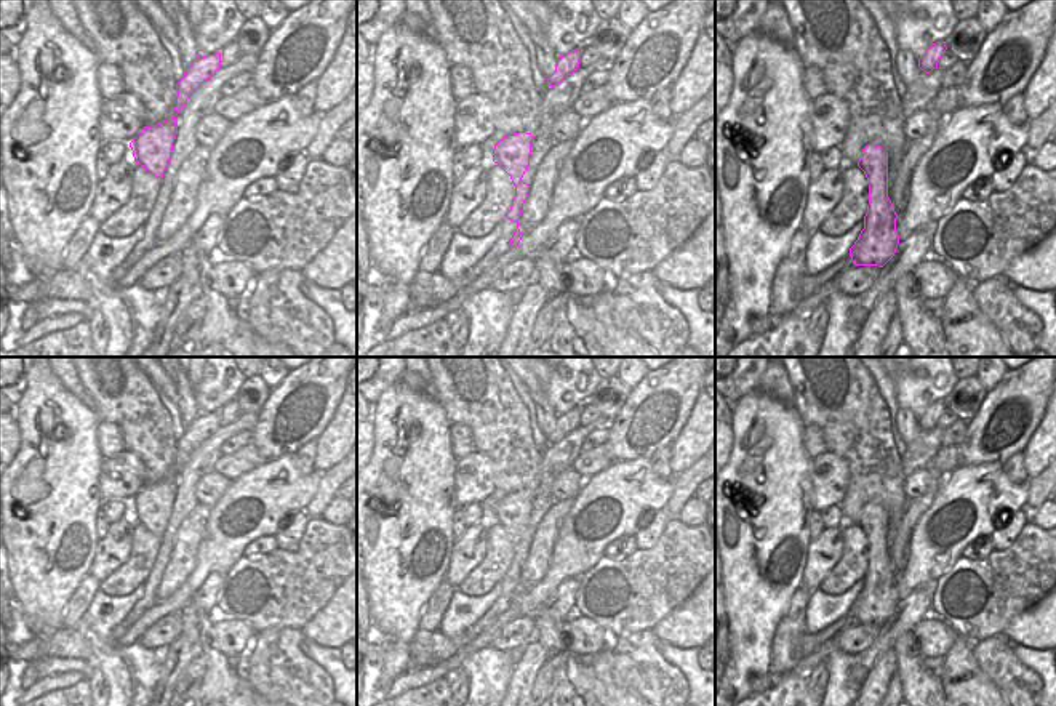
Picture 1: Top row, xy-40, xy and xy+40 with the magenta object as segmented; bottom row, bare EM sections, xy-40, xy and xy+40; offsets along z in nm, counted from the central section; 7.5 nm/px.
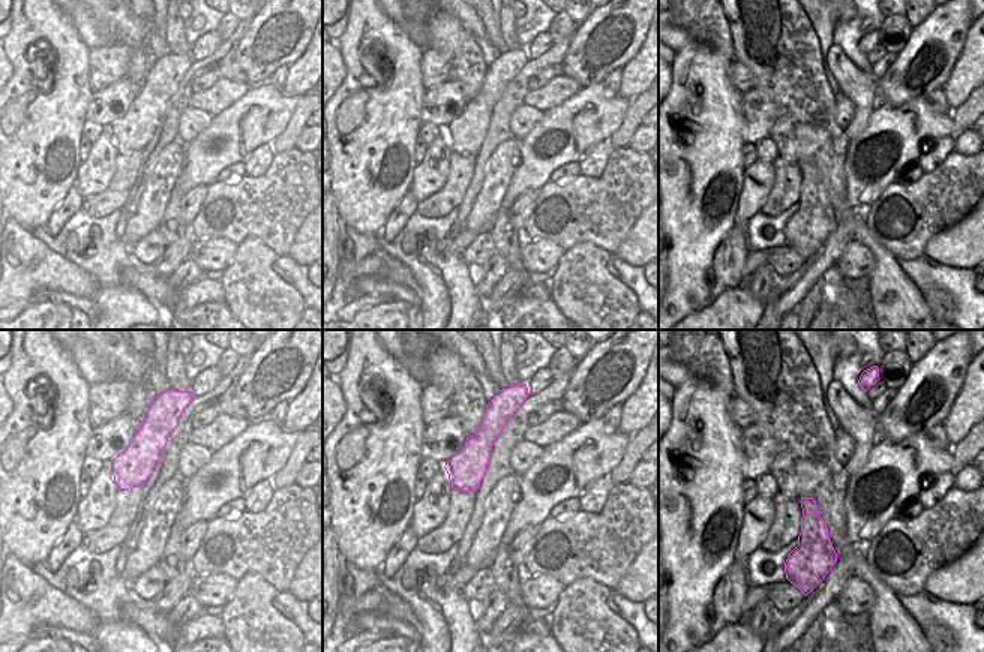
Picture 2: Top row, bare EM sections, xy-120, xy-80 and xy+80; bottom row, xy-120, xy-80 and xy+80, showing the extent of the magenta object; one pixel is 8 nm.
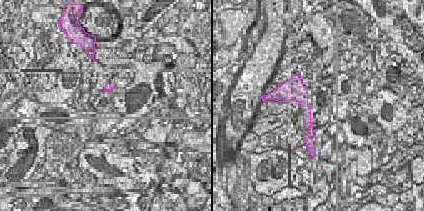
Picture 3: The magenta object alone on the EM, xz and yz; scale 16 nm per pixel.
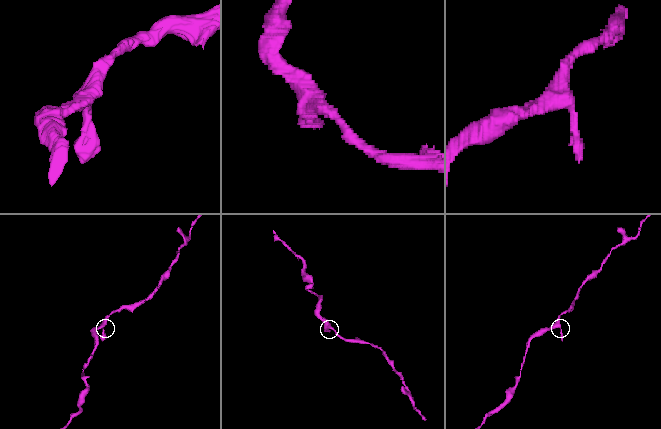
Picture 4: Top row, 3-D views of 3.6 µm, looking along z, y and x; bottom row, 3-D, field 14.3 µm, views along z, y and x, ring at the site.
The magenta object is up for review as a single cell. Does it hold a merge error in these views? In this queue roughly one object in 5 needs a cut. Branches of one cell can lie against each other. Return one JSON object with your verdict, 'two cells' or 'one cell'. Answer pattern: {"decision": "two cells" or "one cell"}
{"decision": "one cell"}

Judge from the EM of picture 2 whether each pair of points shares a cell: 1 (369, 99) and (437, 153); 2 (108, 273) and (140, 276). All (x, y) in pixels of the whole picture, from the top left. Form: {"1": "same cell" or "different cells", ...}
{"1": "different cells", "2": "different cells"}

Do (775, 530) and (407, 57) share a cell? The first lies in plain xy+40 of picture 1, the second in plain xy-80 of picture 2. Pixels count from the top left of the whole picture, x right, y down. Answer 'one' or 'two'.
one

